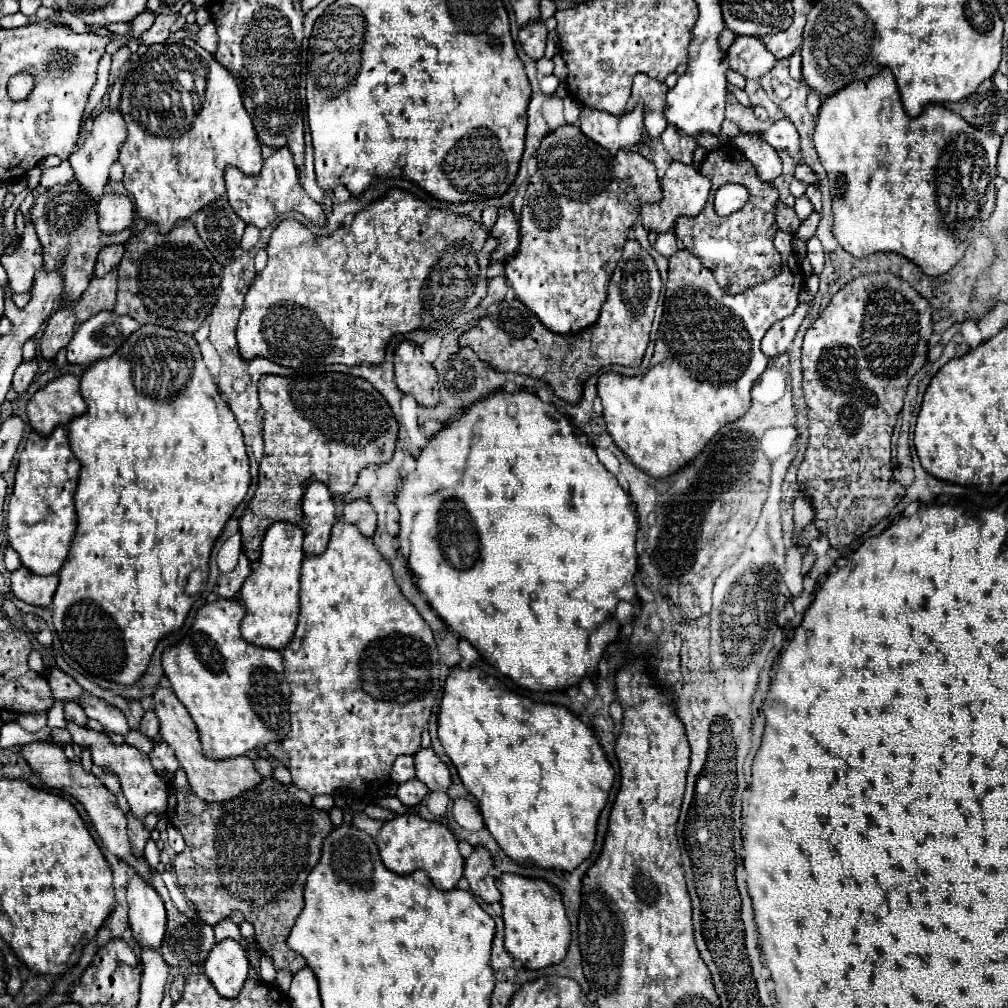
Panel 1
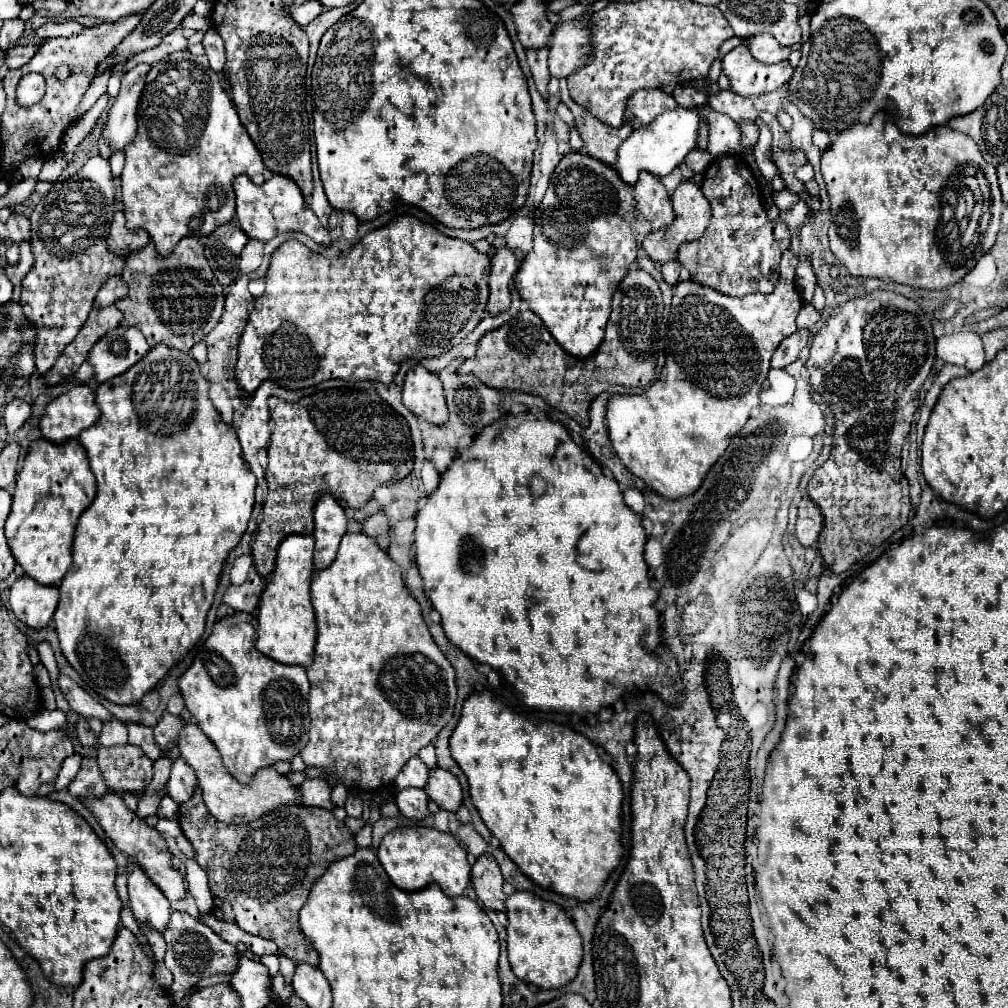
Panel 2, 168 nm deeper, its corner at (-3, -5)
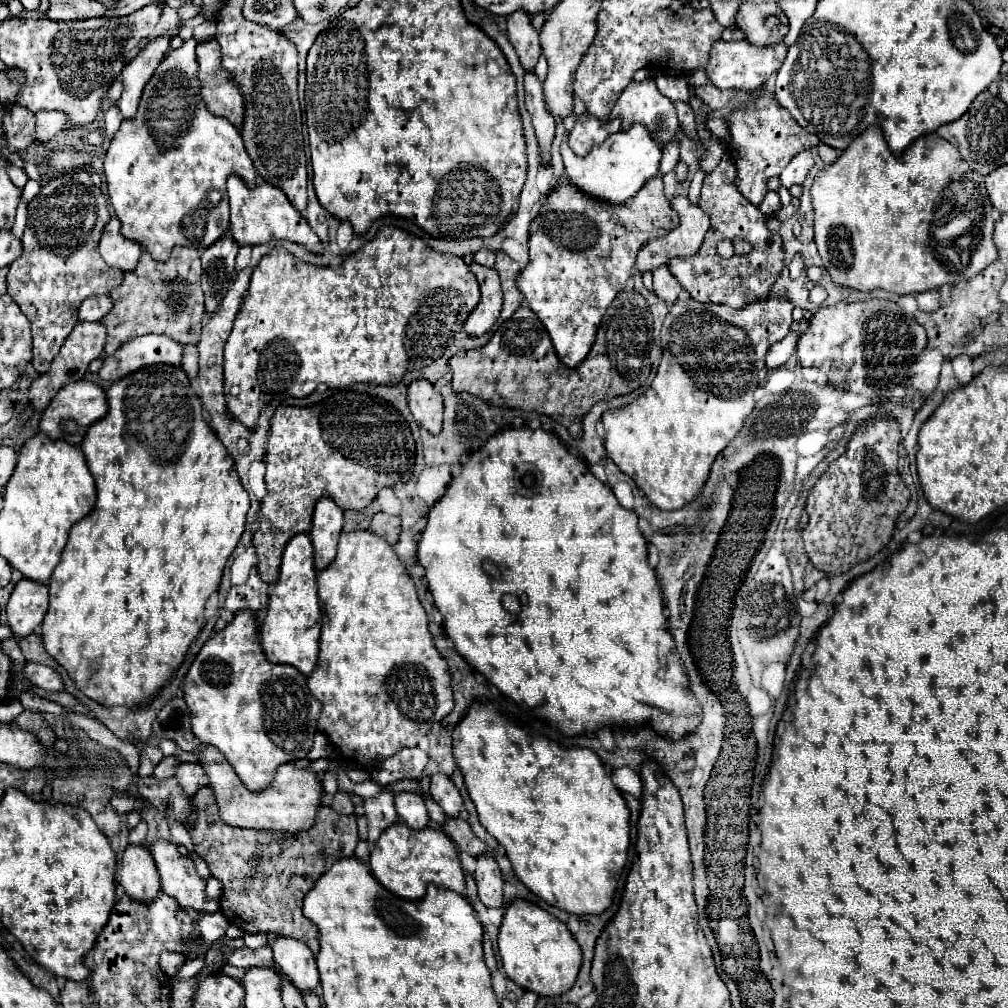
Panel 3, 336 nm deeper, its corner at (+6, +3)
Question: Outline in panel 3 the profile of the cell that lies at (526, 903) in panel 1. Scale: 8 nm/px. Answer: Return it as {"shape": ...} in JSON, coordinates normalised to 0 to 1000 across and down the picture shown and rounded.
{"shape":[[[510,893],[502,901],[500,915],[494,927],[494,946],[506,972],[510,972],[520,982],[544,990],[556,988],[565,982],[577,956],[575,938],[573,935],[569,935],[565,923],[548,907],[524,893]]]}

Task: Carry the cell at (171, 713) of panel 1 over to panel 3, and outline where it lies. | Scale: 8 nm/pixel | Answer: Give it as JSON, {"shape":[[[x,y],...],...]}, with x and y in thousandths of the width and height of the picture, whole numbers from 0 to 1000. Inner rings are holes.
{"shape":[[[200,740],[198,758],[208,772],[208,782],[214,788],[214,796],[218,802],[218,810],[224,817],[236,821],[250,821],[250,823],[272,823],[284,829],[296,829],[302,823],[308,823],[313,815],[313,806],[319,800],[319,772],[304,762],[294,762],[290,758],[280,758],[274,764],[272,776],[260,786],[248,786],[238,772],[232,768],[232,762],[226,754],[212,744],[210,740]],[[315,772],[315,776],[313,776]]]}

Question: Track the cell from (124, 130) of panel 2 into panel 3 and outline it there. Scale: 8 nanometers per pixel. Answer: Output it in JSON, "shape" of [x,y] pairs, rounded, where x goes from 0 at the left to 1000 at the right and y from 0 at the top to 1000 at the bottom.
{"shape":[[[181,22],[173,30],[167,30],[161,36],[151,38],[139,50],[139,54],[121,69],[123,91],[121,91],[119,99],[117,99],[117,107],[119,107],[123,118],[132,117],[135,113],[141,89],[149,81],[155,67],[159,65],[161,56],[167,54],[169,40],[177,34],[179,26],[181,26]]]}

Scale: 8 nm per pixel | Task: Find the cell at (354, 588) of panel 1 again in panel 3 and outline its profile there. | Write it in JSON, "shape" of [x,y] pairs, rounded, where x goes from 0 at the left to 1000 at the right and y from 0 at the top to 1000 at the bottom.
{"shape":[[[365,526],[341,528],[337,532],[333,556],[323,565],[315,567],[315,591],[321,605],[317,653],[313,665],[306,673],[310,690],[319,696],[315,724],[325,728],[337,752],[347,760],[375,760],[399,742],[415,740],[429,718],[438,716],[438,712],[448,706],[450,692],[444,659],[431,641],[423,605],[415,595],[413,581],[403,562],[381,534]]]}

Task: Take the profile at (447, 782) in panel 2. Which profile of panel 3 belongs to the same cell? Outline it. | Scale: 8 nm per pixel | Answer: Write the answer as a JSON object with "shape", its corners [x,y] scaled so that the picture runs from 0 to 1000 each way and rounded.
{"shape":[[[431,768],[427,772],[427,788],[438,800],[438,804],[442,806],[444,812],[456,810],[460,796],[458,796],[458,790],[456,790],[454,782],[450,780],[450,776],[446,776],[446,772],[442,772],[440,768]]]}

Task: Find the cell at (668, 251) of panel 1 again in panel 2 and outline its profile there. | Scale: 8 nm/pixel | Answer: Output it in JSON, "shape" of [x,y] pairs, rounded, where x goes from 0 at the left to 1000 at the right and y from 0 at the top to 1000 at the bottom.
{"shape":[[[674,258],[660,260],[660,262],[656,264],[656,272],[658,272],[658,276],[662,278],[662,282],[670,284],[670,282],[674,280],[674,276],[676,276],[676,264],[674,264]]]}

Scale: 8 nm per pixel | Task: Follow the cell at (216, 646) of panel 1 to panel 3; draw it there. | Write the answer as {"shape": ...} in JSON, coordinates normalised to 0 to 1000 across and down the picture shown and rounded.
{"shape":[[[248,605],[236,607],[220,627],[210,629],[210,633],[200,641],[185,669],[183,694],[190,706],[190,726],[194,732],[200,738],[216,742],[230,758],[240,778],[250,786],[264,784],[278,758],[302,754],[306,750],[312,738],[312,728],[315,726],[315,708],[319,706],[319,698],[304,681],[304,671],[300,671],[292,661],[270,659],[264,655],[260,639],[256,637],[254,609]]]}

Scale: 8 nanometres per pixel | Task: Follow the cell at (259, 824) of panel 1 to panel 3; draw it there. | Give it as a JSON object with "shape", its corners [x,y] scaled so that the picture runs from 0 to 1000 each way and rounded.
{"shape":[[[200,782],[192,790],[192,800],[196,806],[190,808],[190,817],[188,829],[194,841],[194,847],[198,847],[206,859],[212,871],[220,875],[220,907],[226,911],[228,917],[240,921],[242,925],[274,925],[278,929],[290,929],[300,933],[312,946],[315,946],[315,921],[310,919],[306,911],[300,907],[300,893],[312,879],[312,873],[315,873],[335,851],[347,851],[351,849],[353,837],[355,837],[355,819],[353,819],[353,810],[339,810],[331,806],[325,800],[319,800],[315,804],[315,813],[312,821],[306,825],[300,825],[296,829],[280,829],[274,825],[258,825],[258,823],[242,823],[242,821],[232,821],[220,815],[216,808],[214,794],[210,792],[208,782]]]}

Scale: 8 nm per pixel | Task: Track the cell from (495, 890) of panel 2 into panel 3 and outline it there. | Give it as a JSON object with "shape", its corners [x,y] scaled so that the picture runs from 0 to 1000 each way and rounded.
{"shape":[[[474,849],[474,859],[470,865],[472,877],[474,877],[474,889],[480,899],[484,901],[496,901],[500,897],[500,885],[498,885],[498,869],[494,855],[488,849]]]}

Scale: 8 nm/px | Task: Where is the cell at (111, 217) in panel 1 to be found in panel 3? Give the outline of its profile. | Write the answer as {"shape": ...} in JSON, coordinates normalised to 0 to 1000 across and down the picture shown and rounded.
{"shape":[[[111,216],[99,236],[99,252],[107,264],[113,264],[121,270],[129,270],[133,268],[133,264],[137,264],[141,246],[137,244],[137,240],[121,236],[119,220]]]}

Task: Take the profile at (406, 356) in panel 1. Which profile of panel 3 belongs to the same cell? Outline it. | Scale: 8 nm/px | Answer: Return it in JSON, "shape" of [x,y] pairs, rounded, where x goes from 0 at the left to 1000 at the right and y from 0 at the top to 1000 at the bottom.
{"shape":[[[411,377],[405,383],[405,403],[411,417],[427,431],[435,431],[438,427],[438,393],[433,391],[425,377]]]}

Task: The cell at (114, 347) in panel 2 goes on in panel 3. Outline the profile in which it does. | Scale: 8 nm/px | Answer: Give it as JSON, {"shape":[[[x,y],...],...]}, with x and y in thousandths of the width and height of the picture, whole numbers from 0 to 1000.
{"shape":[[[145,331],[125,339],[113,353],[103,355],[103,363],[99,365],[99,375],[107,379],[115,379],[133,367],[147,363],[179,363],[181,343],[165,333]]]}

